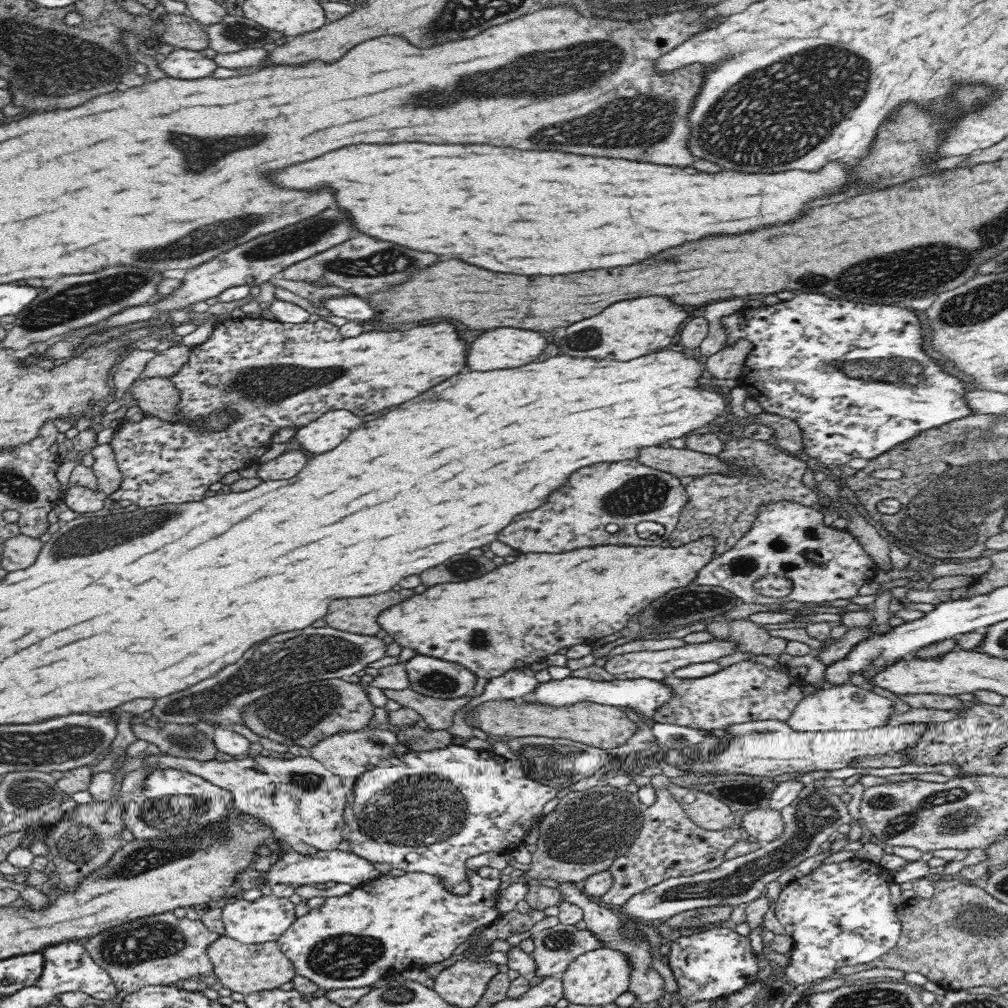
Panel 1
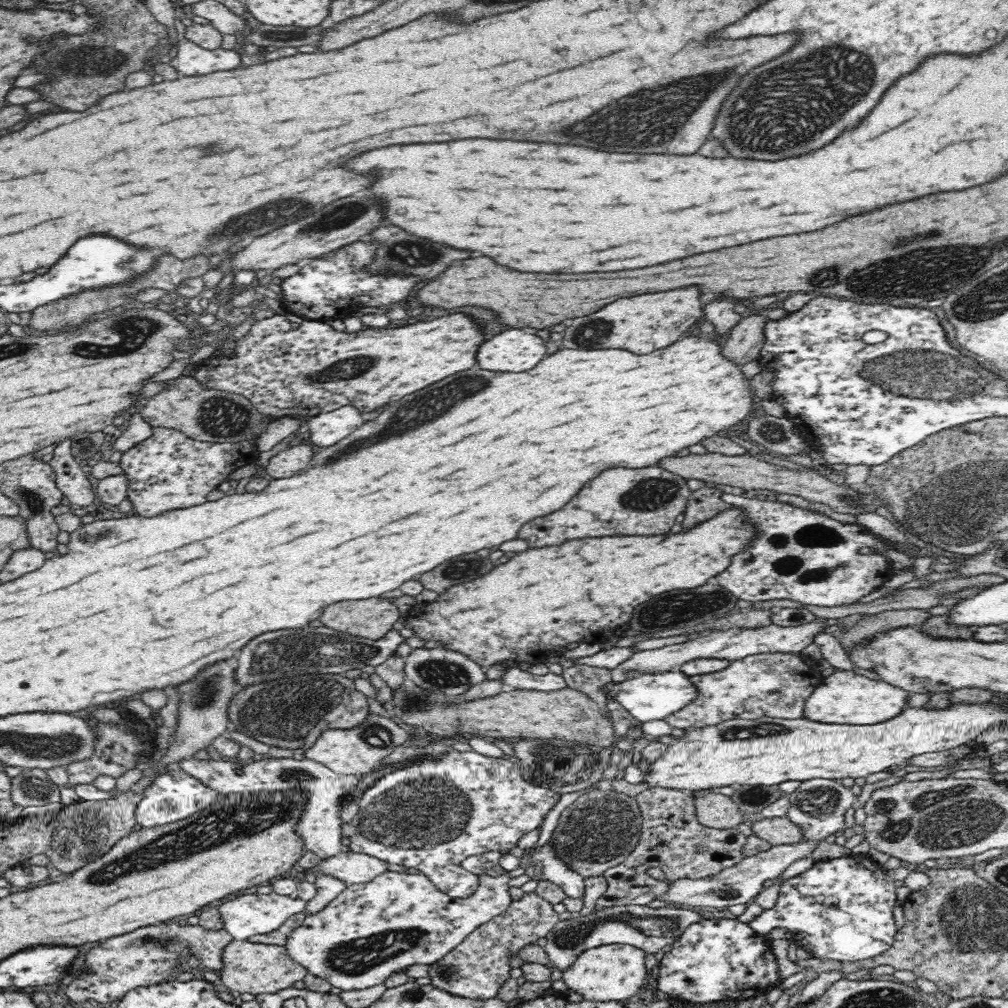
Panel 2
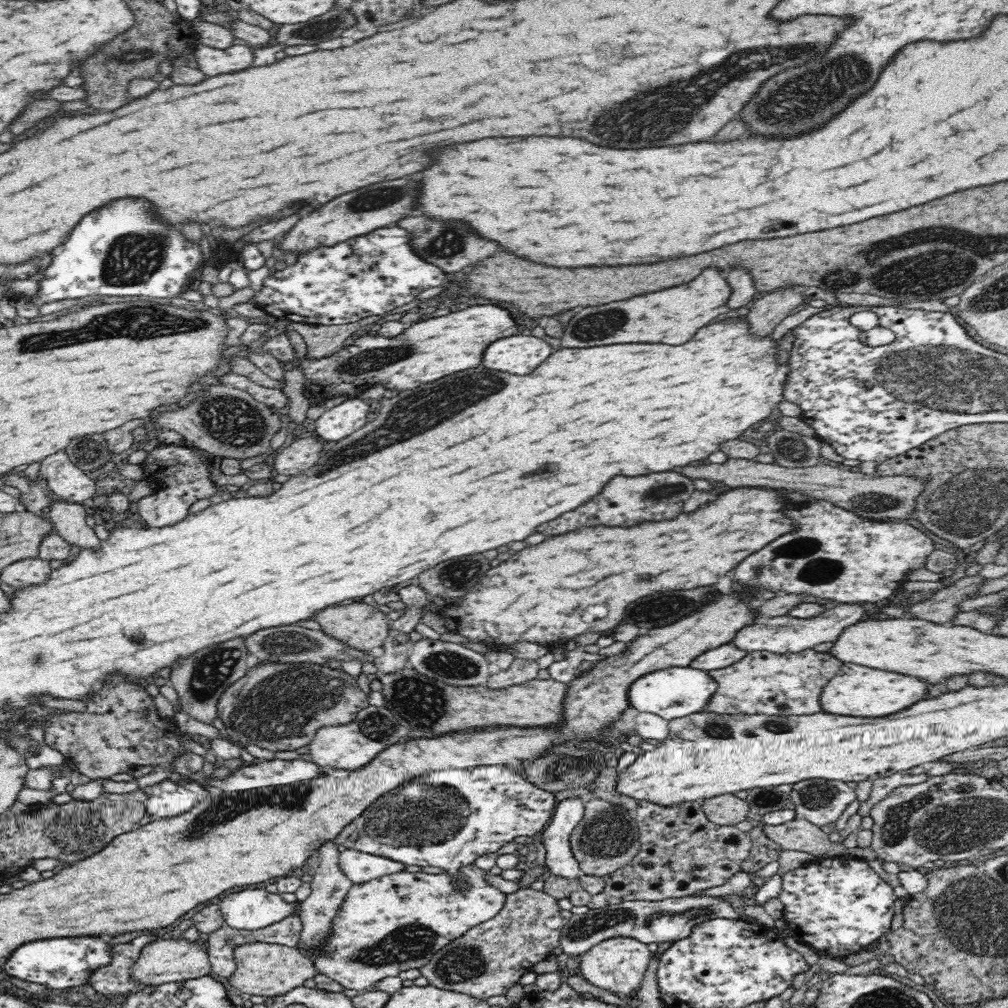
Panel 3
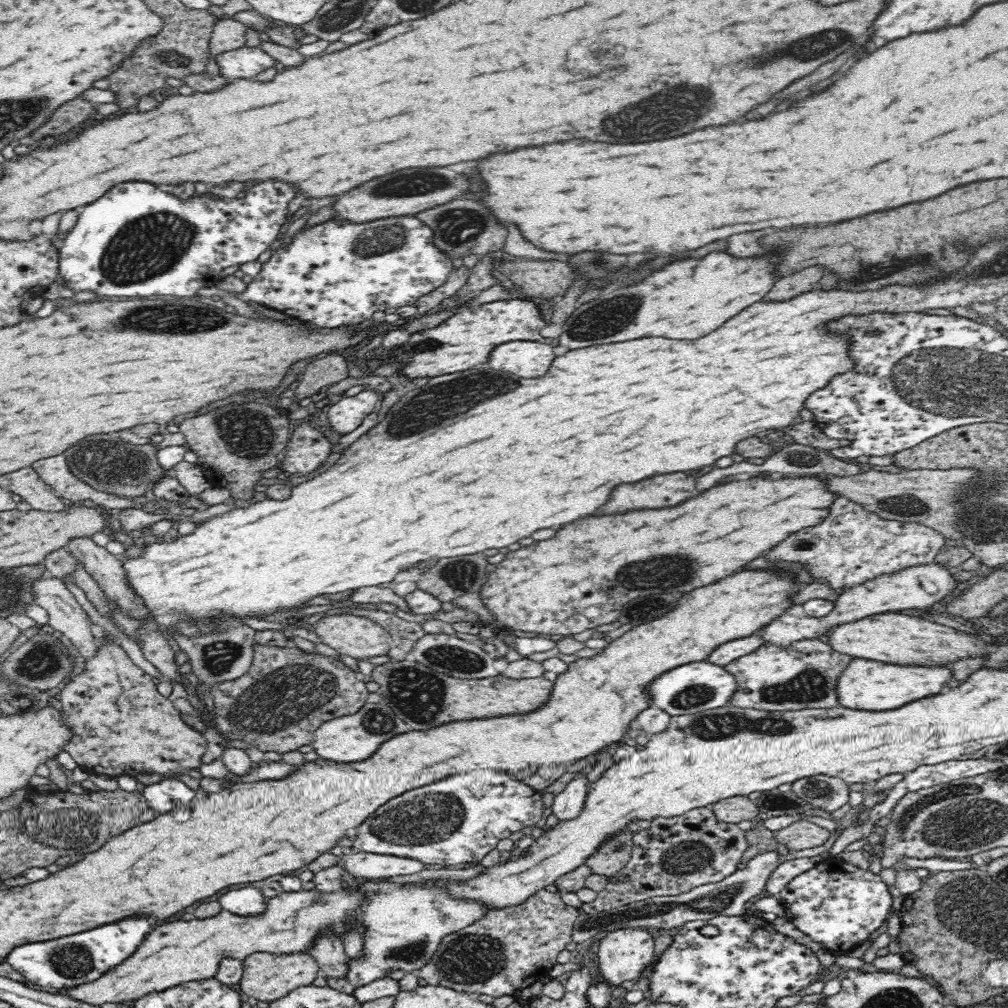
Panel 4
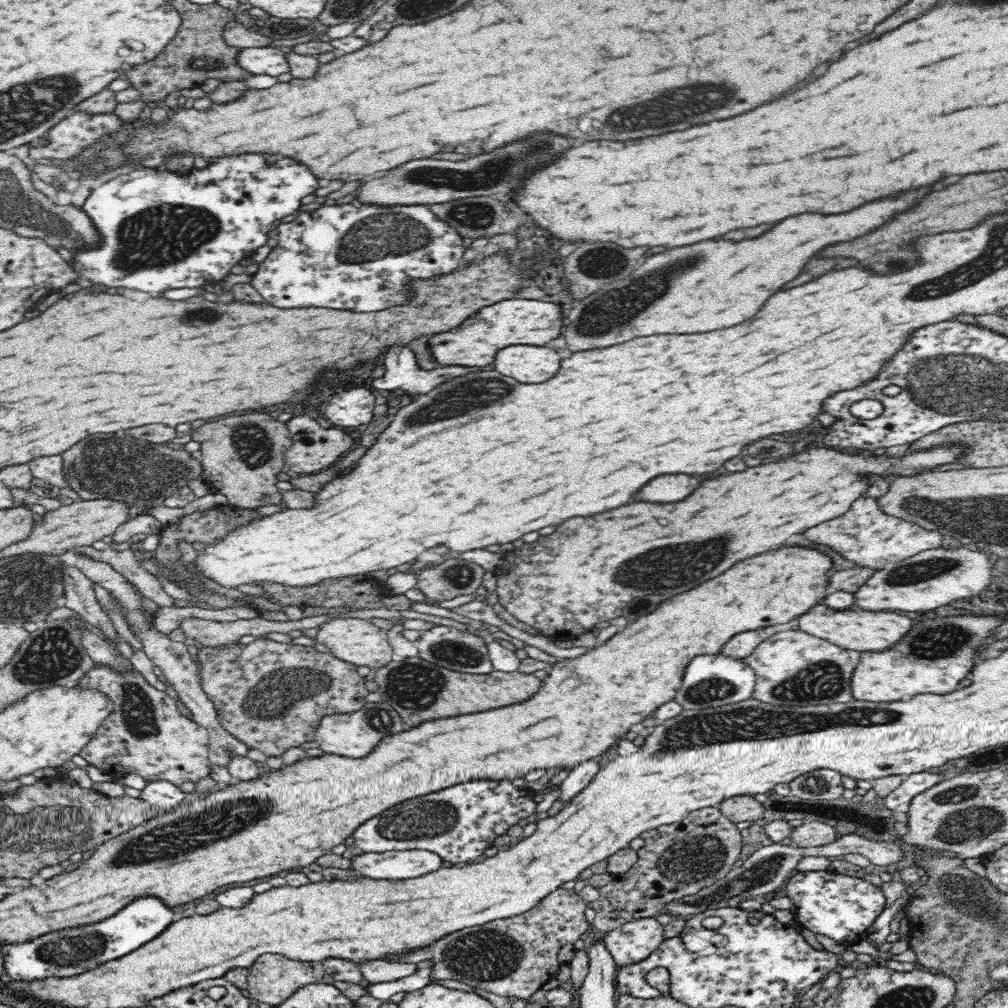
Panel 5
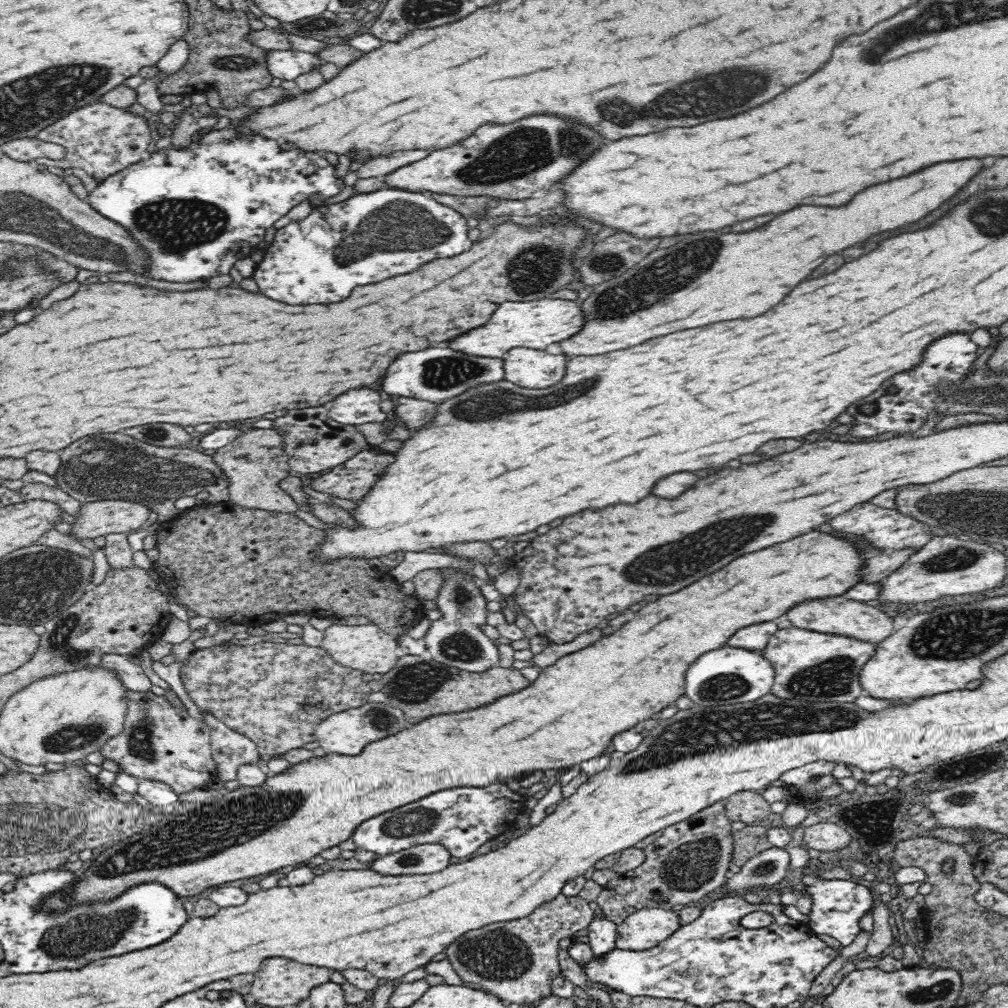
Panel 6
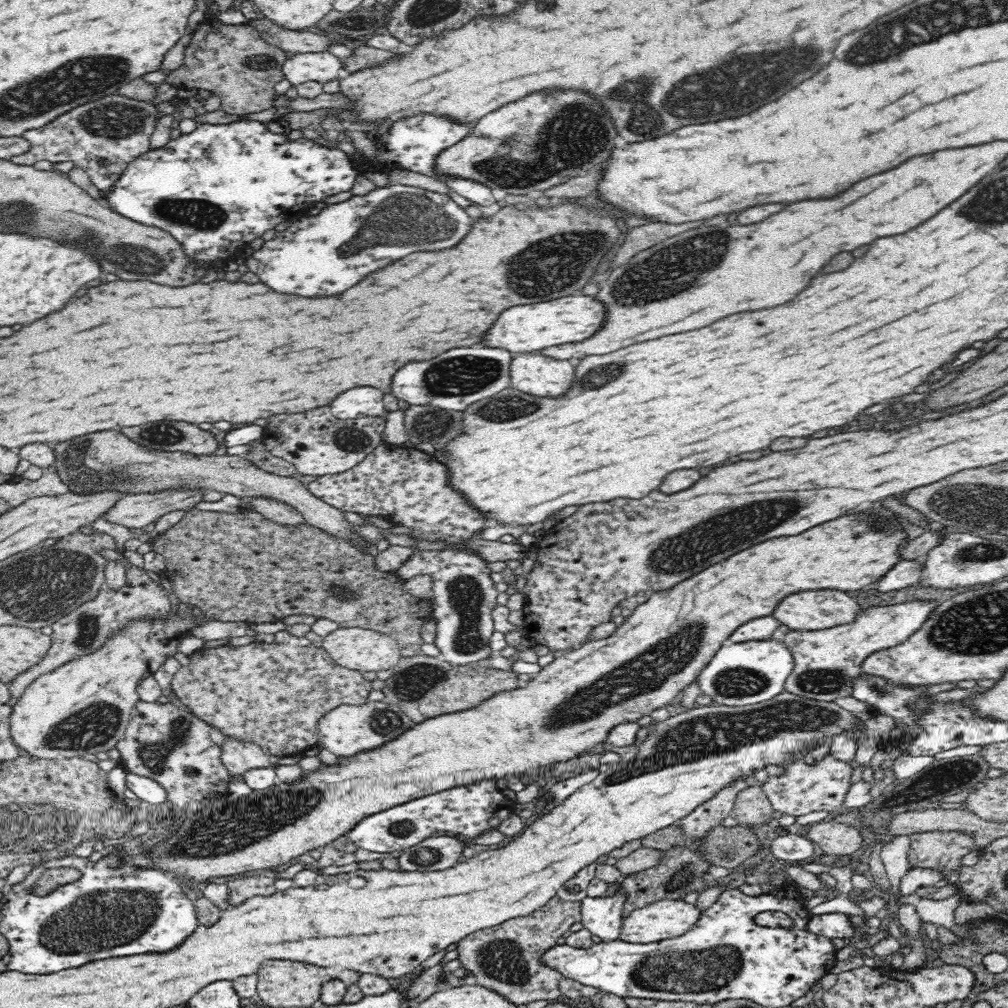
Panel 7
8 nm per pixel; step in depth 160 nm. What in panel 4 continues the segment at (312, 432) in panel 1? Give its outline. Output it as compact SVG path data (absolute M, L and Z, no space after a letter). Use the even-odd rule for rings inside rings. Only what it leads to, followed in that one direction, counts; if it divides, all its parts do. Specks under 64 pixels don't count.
M367 388L355 396L341 398L327 412L330 426L340 434L348 434L356 430L362 420L374 412L378 400L378 392Z

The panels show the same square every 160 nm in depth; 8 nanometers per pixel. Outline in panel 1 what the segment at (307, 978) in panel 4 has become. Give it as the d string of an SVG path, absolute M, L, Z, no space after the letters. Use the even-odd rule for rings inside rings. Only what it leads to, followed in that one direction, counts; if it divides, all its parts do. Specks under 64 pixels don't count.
M225 934L206 948L206 954L213 965L212 975L221 981L225 988L243 995L278 989L278 986L282 986L284 982L290 982L295 975L294 966L280 950L277 941L244 944Z

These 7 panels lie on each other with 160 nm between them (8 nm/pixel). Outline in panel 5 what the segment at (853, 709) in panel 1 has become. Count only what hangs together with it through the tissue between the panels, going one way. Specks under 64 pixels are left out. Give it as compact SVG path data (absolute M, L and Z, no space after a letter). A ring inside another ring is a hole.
M986 615L934 619L919 617L913 629L897 645L882 652L860 653L860 662L851 678L853 699L888 704L912 698L914 694L948 694L956 690L960 680L972 670L972 664L977 663L974 650L993 641L990 638L992 628L998 628L1002 622L1006 622L1006 618Z

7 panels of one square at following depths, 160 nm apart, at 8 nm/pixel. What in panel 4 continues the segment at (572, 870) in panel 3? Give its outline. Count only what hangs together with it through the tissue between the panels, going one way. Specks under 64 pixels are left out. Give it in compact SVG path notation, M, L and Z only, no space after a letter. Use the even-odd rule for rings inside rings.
M584 776L576 777L562 792L555 794L551 813L559 822L568 822L580 816L589 791L586 779Z

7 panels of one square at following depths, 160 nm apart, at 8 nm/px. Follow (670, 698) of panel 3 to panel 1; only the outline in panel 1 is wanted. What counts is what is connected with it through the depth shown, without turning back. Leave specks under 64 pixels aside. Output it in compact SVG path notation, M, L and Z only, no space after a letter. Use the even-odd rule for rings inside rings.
M568 676L564 679L550 679L549 682L542 682L537 685L535 690L524 696L524 698L510 700L515 704L538 704L550 705L553 708L564 708L568 705L578 705L582 702L592 702L593 704L615 706L626 710L637 712L645 721L651 723L654 712L666 704L672 697L671 688L647 678L637 678L636 680L618 680L612 682L597 682L587 678Z

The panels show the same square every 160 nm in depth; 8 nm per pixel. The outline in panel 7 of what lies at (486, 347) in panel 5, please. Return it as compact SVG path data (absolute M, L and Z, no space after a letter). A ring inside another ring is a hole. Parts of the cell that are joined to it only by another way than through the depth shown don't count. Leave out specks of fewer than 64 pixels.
M564 296L550 302L536 302L534 306L512 306L504 310L498 322L494 322L494 326L484 334L482 344L516 354L538 352L568 342L582 342L596 334L604 322L604 316L604 304L590 296Z

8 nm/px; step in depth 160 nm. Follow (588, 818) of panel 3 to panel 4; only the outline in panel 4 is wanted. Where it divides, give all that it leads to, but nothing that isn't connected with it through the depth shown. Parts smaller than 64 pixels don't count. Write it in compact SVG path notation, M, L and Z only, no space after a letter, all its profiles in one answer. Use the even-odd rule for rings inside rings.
M627 828L602 842L584 862L593 873L611 877L626 866L634 848L634 834Z

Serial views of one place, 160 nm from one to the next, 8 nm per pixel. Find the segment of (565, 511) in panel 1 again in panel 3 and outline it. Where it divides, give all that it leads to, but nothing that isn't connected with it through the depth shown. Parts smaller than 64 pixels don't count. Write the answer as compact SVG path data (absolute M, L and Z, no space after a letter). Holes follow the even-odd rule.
M658 472L658 474L642 474L642 476L614 476L596 498L590 498L584 506L562 514L552 522L544 522L538 526L546 538L574 532L586 526L634 526L640 522L660 522L674 520L682 514L684 502L694 492L694 484L690 478L678 472Z

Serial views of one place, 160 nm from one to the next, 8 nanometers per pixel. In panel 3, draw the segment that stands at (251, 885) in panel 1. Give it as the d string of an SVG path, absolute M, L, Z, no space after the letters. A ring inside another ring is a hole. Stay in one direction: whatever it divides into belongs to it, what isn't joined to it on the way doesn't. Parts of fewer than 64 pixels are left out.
M342 848L339 867L352 884L364 884L375 878L402 872L402 863L375 854L366 854L357 850Z

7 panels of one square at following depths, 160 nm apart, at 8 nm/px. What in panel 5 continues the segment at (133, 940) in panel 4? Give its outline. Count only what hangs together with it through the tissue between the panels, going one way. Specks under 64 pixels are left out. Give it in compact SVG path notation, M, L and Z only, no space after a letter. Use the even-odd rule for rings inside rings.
M138 898L138 902L126 906L116 916L106 918L98 924L50 932L28 942L10 945L2 944L6 974L14 980L40 980L40 978L66 978L86 970L94 970L108 960L122 958L142 944L156 938L170 922L174 912L166 908L158 898Z

